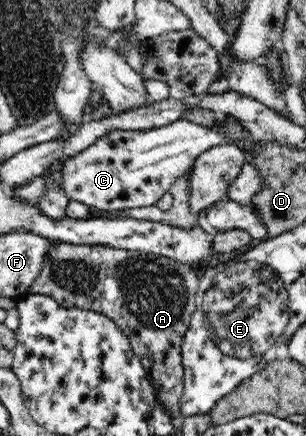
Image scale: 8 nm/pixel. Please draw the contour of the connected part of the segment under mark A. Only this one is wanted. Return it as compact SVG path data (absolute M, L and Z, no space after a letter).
M48 237L47 255L29 293L48 295L64 307L82 307L100 312L112 319L130 339L131 347L140 357L148 380L155 388L157 399L172 419L181 416L180 398L183 394L181 342L195 311L195 294L199 279L188 263L144 251L127 251L105 244L74 244Z

